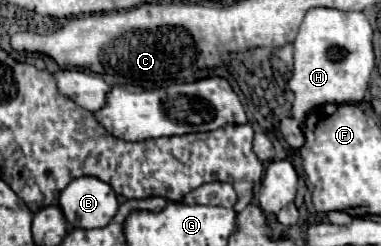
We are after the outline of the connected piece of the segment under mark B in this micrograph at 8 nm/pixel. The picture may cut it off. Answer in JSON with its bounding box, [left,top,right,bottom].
[59,175,119,229]

